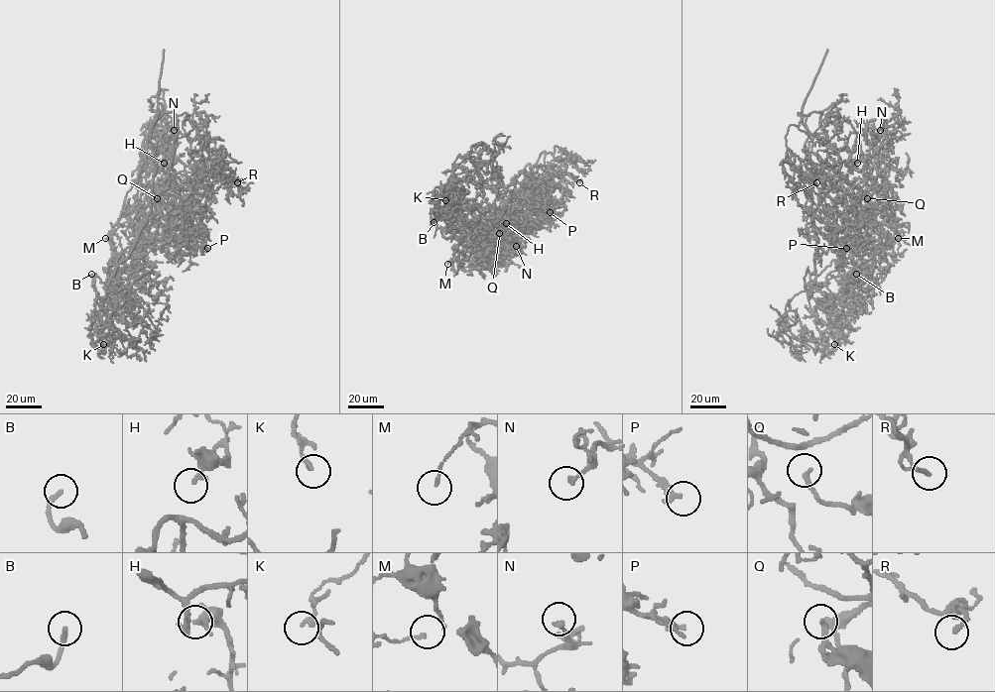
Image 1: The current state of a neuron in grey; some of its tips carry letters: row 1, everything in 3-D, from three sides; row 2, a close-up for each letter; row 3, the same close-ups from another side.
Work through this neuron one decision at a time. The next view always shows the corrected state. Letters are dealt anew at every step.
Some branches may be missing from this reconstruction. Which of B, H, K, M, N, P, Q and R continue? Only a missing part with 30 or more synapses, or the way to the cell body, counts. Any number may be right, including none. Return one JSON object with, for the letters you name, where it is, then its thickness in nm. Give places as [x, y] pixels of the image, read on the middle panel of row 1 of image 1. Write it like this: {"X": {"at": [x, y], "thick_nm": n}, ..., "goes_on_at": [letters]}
{"B": {"at": [434, 222], "thick_nm": 220}, "goes_on_at": ["B"]}

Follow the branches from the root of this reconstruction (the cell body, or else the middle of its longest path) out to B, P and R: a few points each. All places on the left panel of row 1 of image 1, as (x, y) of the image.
B: (152, 143), (157, 168), (147, 221), (107, 285), (100, 283), (96, 275), (93, 281), (91, 274)
P: (152, 143), (155, 121), (172, 112), (168, 226), (188, 248), (191, 240), (207, 248)
R: (152, 143), (149, 134), (162, 114), (186, 113), (197, 125), (211, 166), (220, 169), (215, 173), (237, 182)

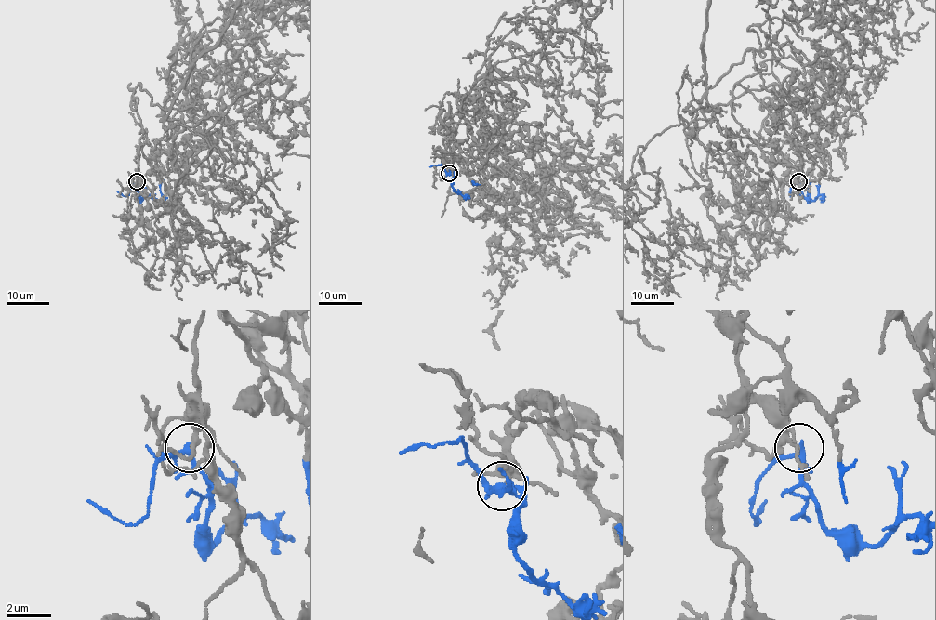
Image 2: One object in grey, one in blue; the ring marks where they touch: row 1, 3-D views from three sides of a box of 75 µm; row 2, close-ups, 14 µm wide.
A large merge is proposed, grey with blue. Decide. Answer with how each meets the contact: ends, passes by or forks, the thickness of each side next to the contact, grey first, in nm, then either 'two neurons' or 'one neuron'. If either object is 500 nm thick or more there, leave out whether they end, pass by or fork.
grey passes by; blue forks there; 160 nm thick on the grey side, 190 nm on the other; two neurons

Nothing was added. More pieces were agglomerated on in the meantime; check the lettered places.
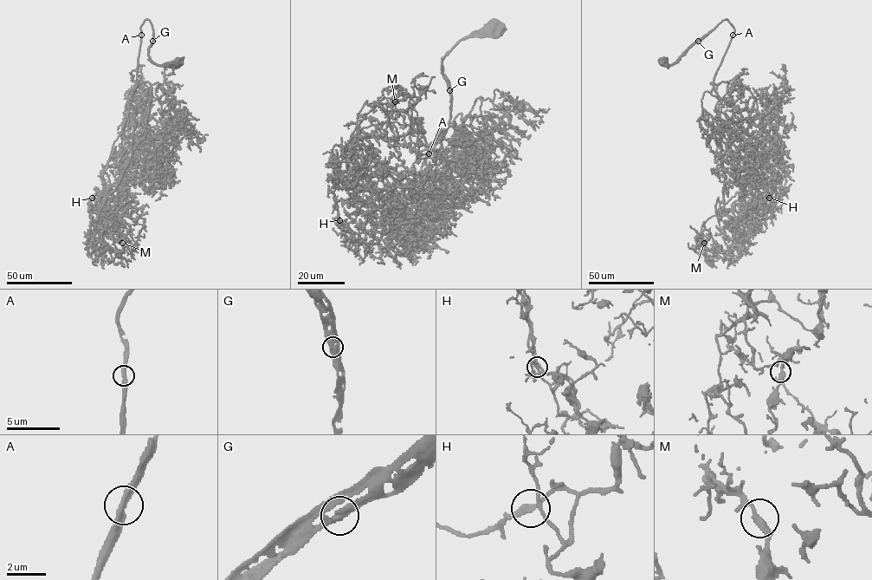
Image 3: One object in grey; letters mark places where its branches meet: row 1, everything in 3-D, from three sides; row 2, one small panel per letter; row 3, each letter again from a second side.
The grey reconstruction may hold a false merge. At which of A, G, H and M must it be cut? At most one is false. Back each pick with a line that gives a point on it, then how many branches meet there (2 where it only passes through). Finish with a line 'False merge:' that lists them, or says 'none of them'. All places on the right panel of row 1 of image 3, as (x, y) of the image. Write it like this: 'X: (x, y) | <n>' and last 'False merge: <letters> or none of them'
False merge: none of them

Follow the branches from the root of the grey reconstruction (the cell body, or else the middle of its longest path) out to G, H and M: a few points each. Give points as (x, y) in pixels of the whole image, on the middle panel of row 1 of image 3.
G: (494, 28), (473, 31), (446, 54), (442, 61), (442, 74), (449, 90)
H: (494, 28), (443, 59), (450, 120), (429, 158), (421, 119), (395, 140), (351, 139), (333, 179), (339, 220)
M: (494, 28), (443, 59), (450, 120), (429, 158), (421, 119), (395, 140), (351, 139), (403, 88), (395, 101)

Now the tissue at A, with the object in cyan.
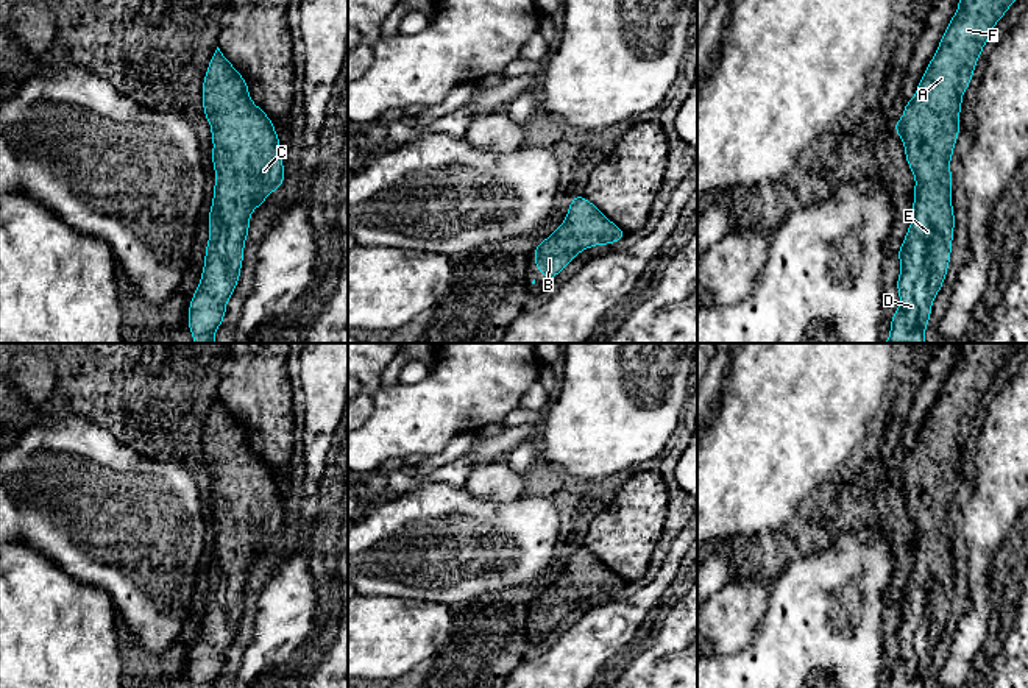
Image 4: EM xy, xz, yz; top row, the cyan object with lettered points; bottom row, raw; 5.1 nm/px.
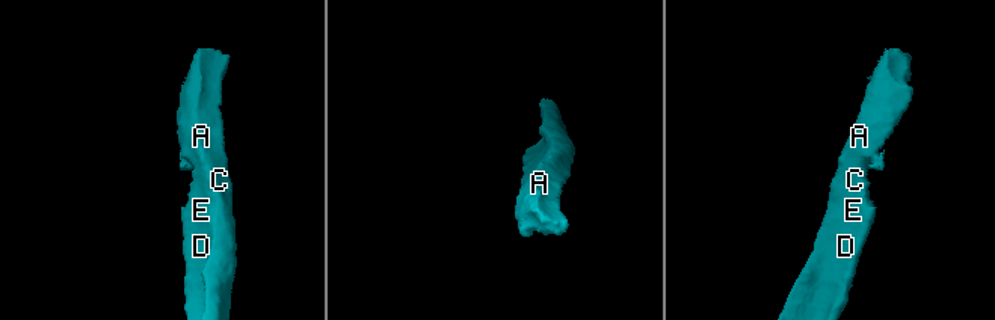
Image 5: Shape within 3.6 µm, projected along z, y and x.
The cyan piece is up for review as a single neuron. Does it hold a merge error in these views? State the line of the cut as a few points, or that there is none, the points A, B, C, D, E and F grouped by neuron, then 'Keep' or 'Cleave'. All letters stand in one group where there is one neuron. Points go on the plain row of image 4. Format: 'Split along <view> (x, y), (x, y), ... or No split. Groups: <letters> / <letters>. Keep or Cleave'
No split. Groups: A B C D E F. Keep

